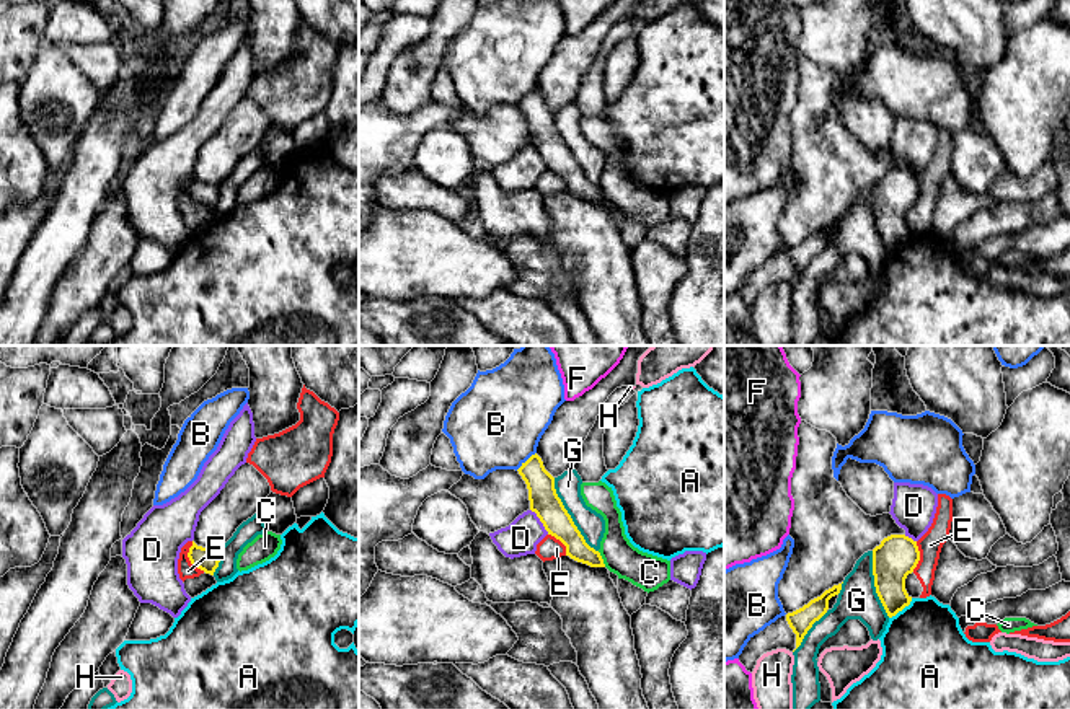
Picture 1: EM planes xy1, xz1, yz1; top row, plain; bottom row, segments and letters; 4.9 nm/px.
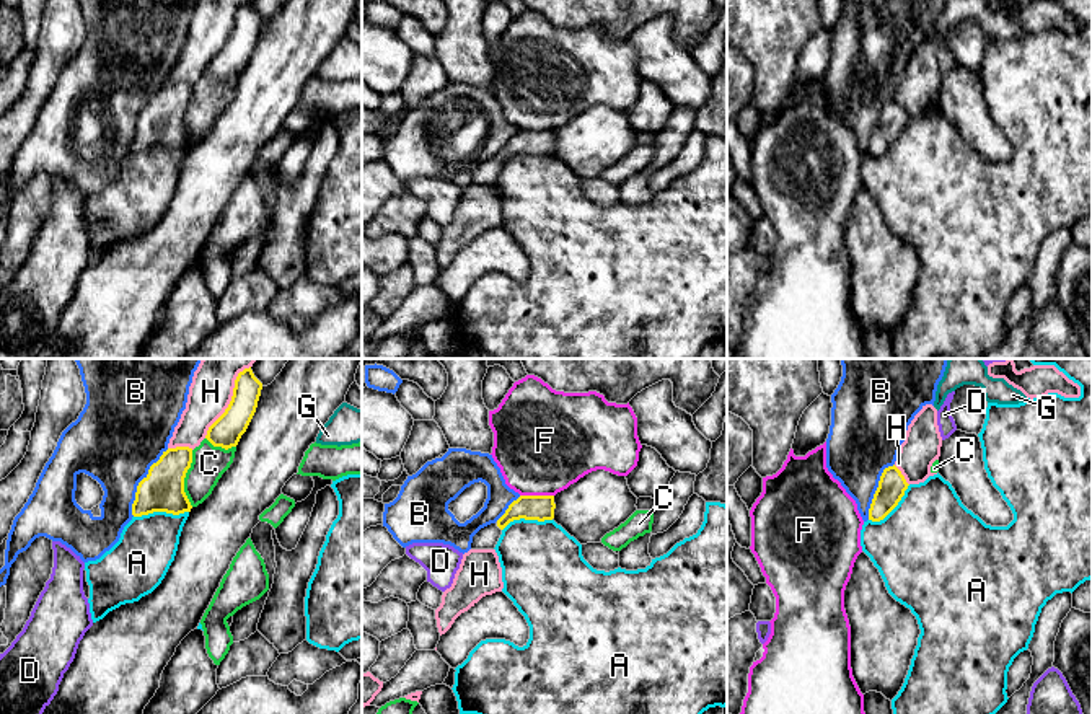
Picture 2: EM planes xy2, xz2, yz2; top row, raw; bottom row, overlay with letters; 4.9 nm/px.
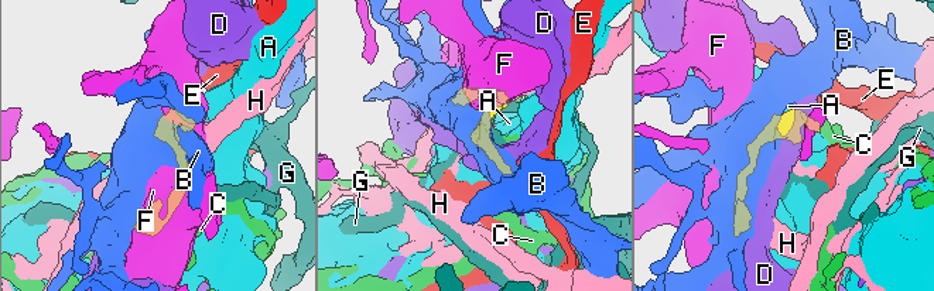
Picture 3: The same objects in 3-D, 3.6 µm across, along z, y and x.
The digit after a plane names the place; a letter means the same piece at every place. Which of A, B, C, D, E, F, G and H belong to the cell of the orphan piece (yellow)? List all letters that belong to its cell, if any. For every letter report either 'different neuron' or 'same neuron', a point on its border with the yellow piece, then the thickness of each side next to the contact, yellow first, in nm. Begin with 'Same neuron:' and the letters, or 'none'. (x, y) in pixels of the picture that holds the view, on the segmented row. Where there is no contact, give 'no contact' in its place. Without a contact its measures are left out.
Same neuron: none
A: different neuron; contact xy2 (160, 511); calibres 200 and 280 nm
B: different neuron; contact xy2 (139, 483); calibres 200 and 440 nm
C: different neuron; contact xy2 (184, 476); calibres 200 and 170 nm
D: different neuron; contact xz1 (540, 520); calibres 140 and 170 nm
E: different neuron; contact xy1 (190, 559); calibres 120 and 80 nm
F: different neuron; contact xz2 (537, 496); calibres 130 and 480 nm
G: different neuron; contact xz1 (570, 515); calibres 140 and 130 nm
H: different neuron; contact xy2 (232, 400); calibres 150 and 220 nm

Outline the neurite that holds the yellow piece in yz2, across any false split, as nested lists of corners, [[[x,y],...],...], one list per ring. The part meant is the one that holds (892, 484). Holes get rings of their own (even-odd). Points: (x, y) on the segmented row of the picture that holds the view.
[[[895,465],[885,468],[869,509],[869,520],[883,520],[898,505],[908,486],[905,476]]]

